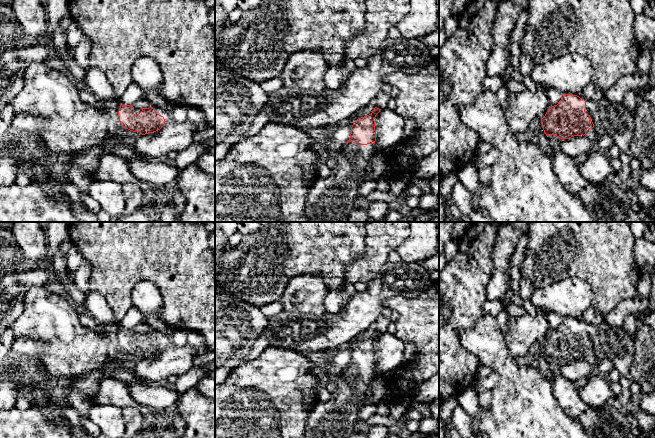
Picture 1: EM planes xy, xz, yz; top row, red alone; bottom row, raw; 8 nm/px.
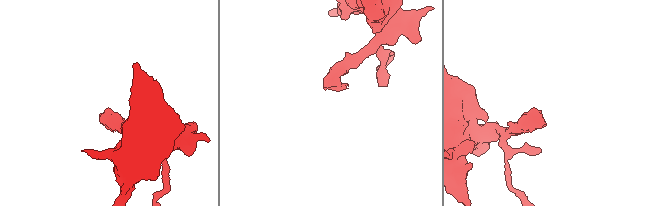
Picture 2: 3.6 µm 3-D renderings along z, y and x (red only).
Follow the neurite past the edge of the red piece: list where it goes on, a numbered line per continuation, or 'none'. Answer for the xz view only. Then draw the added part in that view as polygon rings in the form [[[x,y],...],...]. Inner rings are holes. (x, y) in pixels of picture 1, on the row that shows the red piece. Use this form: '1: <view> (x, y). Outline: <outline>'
1: xz (331, 199). Outline: [[[373,144],[359,145],[356,159],[349,160],[340,152],[334,154],[330,175],[324,179],[317,179],[308,191],[305,199],[305,214],[311,222],[348,222],[348,218],[355,206],[355,199],[359,196],[359,185],[364,182],[366,172],[370,170],[369,159],[373,154],[386,154],[386,151]]]

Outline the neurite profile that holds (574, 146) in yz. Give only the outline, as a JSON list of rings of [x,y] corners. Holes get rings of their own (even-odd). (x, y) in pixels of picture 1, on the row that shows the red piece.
[[[583,135],[574,136],[569,139],[561,139],[559,145],[559,151],[572,158],[580,154],[588,154],[594,149],[598,149],[598,138],[591,140]]]

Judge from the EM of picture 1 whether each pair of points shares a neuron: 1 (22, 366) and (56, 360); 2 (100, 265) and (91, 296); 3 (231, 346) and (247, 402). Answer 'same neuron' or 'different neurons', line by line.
1: different neurons
2: different neurons
3: different neurons

